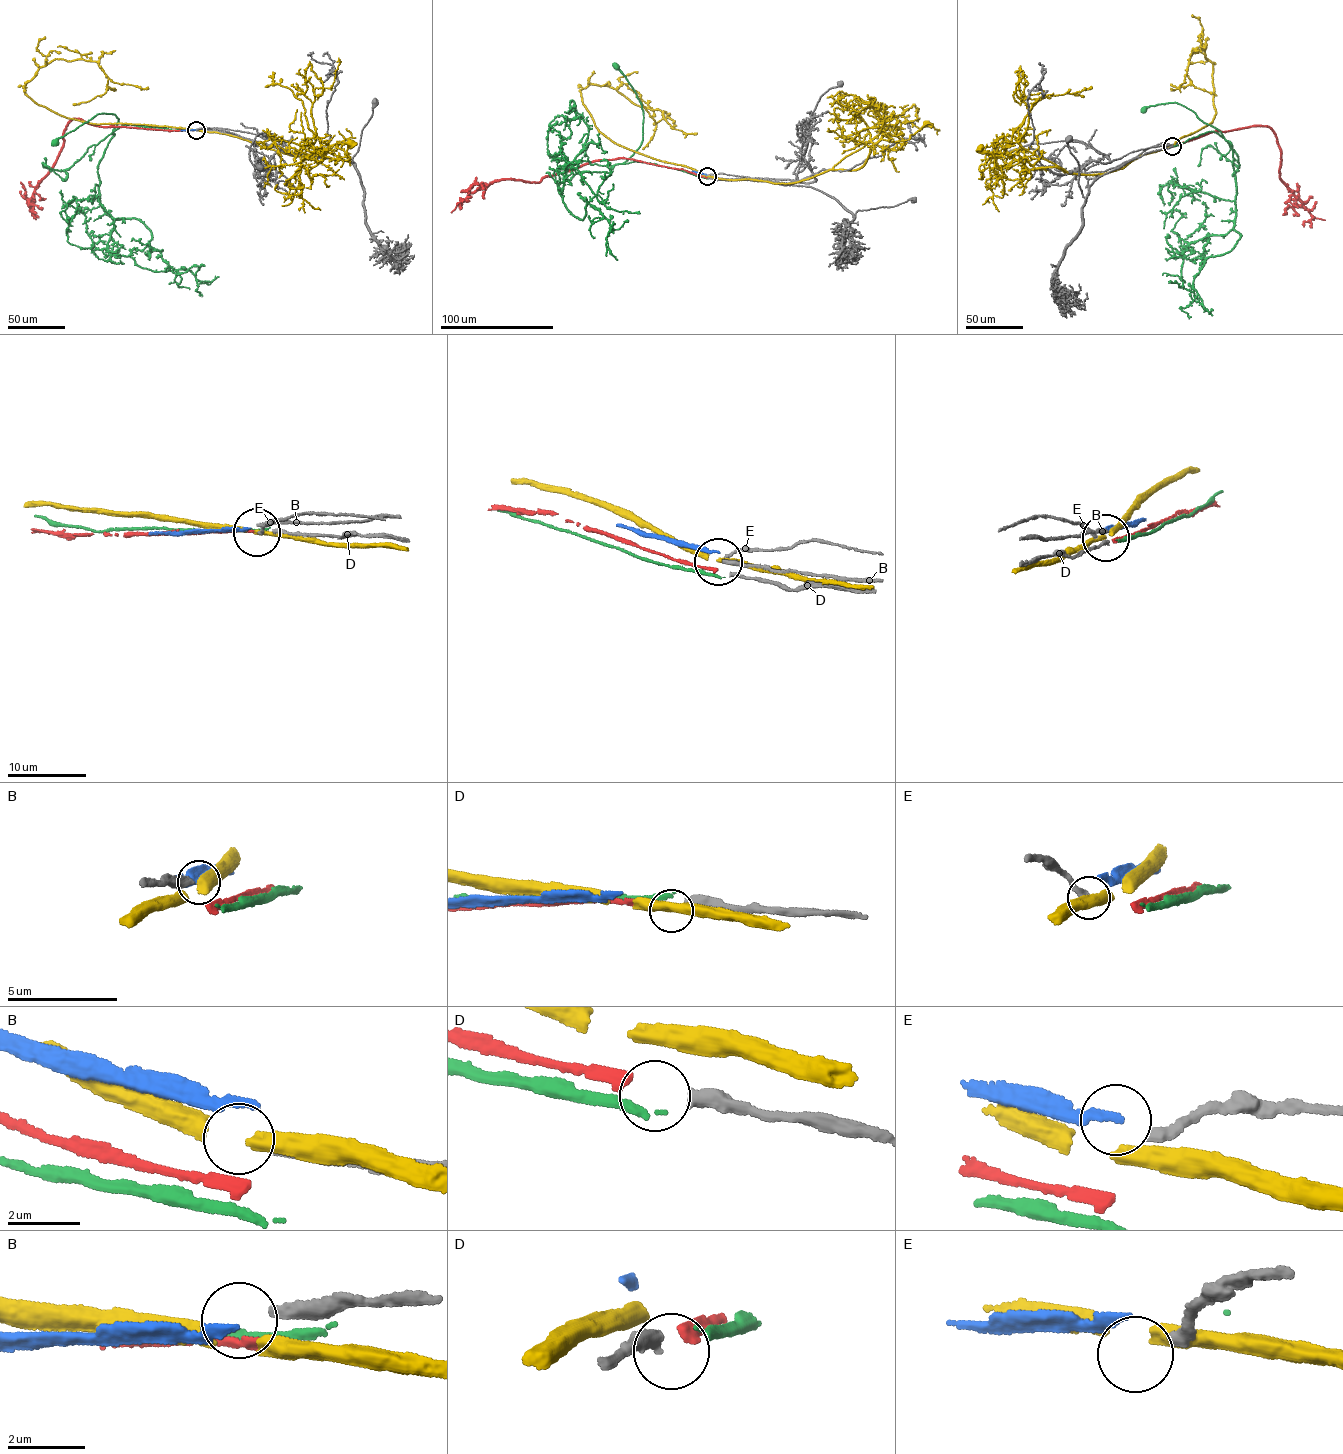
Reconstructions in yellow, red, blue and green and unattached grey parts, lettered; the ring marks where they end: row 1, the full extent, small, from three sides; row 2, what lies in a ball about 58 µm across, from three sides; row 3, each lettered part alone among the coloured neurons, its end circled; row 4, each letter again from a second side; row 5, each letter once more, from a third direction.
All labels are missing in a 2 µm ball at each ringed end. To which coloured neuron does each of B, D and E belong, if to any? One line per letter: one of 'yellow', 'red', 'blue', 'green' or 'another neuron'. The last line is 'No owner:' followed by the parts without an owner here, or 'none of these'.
B: another neuron
D: red
E: another neuron
No owner: B, E

